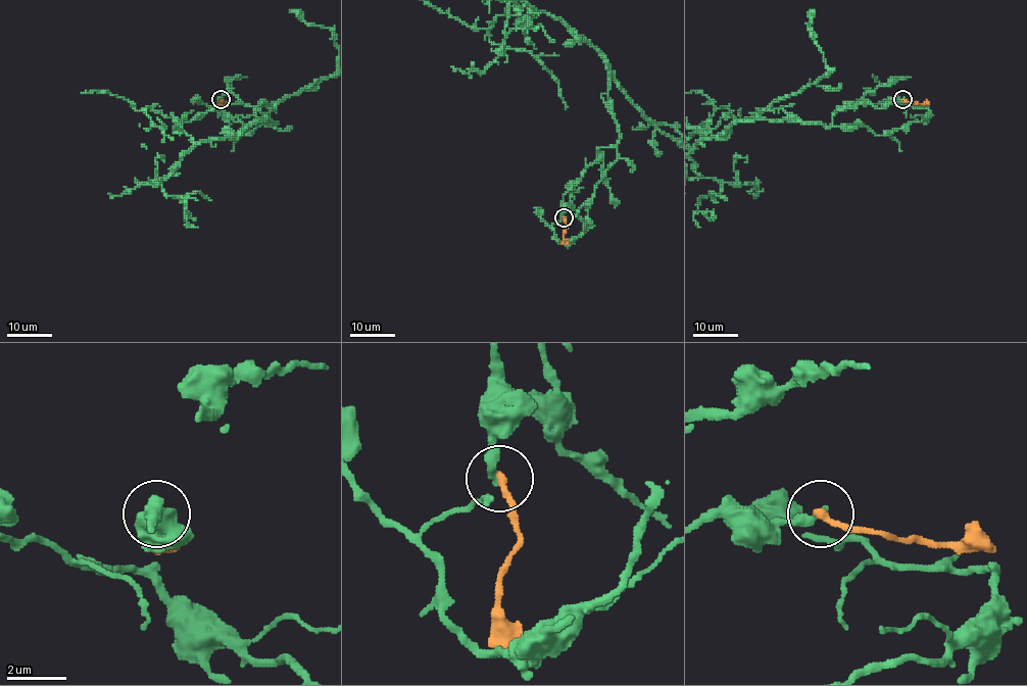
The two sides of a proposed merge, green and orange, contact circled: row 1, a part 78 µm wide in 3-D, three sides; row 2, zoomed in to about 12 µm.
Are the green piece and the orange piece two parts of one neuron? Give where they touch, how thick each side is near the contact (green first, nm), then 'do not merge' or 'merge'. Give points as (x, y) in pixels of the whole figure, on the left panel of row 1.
place (221, 99); calibres 300 and 240 nm; do not merge

